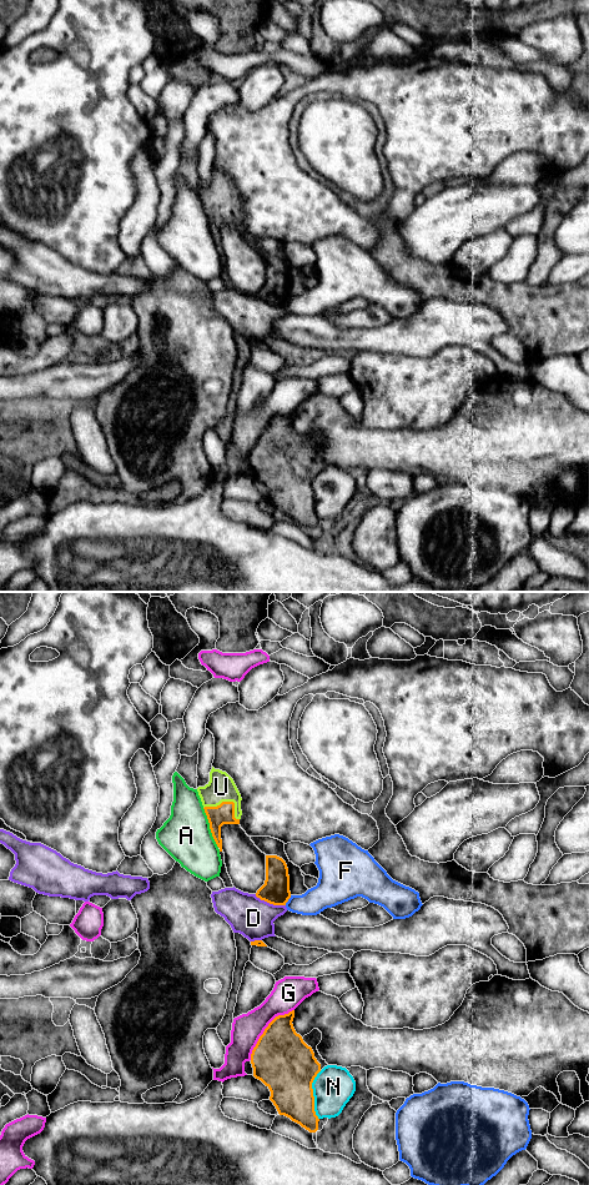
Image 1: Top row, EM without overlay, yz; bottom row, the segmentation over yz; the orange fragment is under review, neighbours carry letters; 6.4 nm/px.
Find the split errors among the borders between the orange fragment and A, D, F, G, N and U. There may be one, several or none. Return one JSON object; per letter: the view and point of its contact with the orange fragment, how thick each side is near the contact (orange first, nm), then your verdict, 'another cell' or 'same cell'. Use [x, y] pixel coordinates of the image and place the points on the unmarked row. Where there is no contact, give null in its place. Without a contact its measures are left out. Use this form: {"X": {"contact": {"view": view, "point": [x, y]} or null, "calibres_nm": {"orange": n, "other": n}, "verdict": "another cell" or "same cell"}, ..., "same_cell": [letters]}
{"A": {"contact": {"view": "yz", "point": [210, 229]}, "calibres_nm": {"orange": 130, "other": 320}, "verdict": "another cell"}, "D": {"contact": {"view": "yz", "point": [270, 304]}, "calibres_nm": {"orange": 180, "other": 260}, "verdict": "another cell"}, "F": {"contact": {"view": "yz", "point": [287, 301]}, "calibres_nm": {"orange": 180, "other": 170}, "verdict": "another cell"}, "G": {"contact": {"view": "yz", "point": [265, 430]}, "calibres_nm": {"orange": 380, "other": 190}, "verdict": "another cell"}, "N": {"contact": {"view": "yz", "point": [312, 496]}, "calibres_nm": {"orange": 360, "other": 260}, "verdict": "another cell"}, "U": {"contact": {"view": "yz", "point": [227, 202]}, "calibres_nm": {"orange": 130, "other": 180}, "verdict": "same cell"}, "same_cell": ["U"]}

